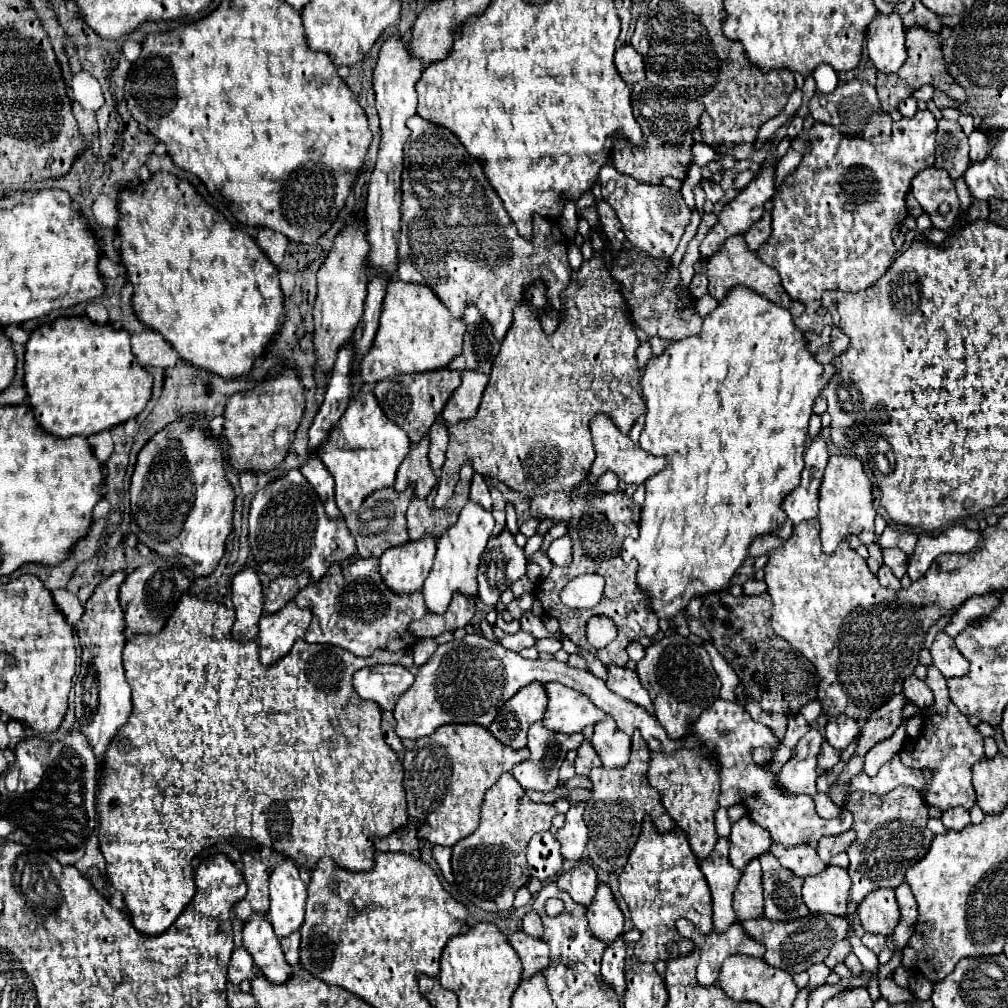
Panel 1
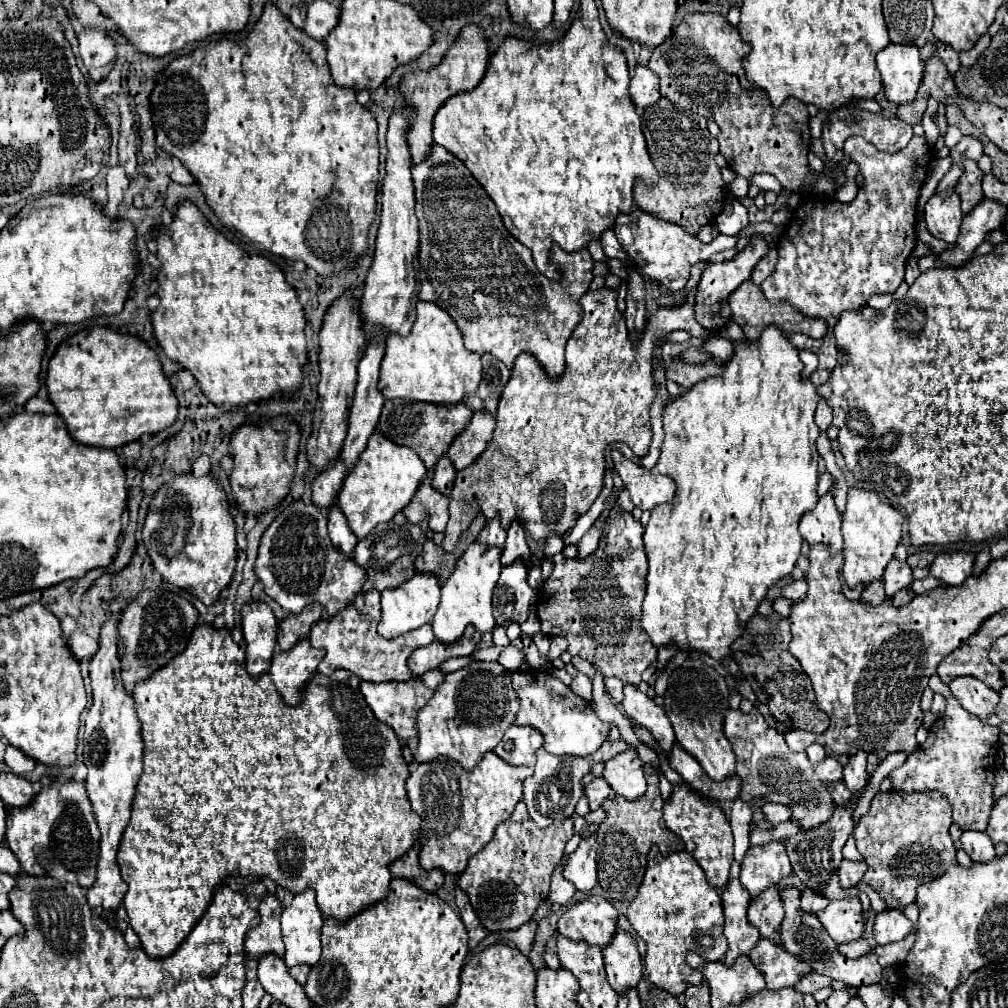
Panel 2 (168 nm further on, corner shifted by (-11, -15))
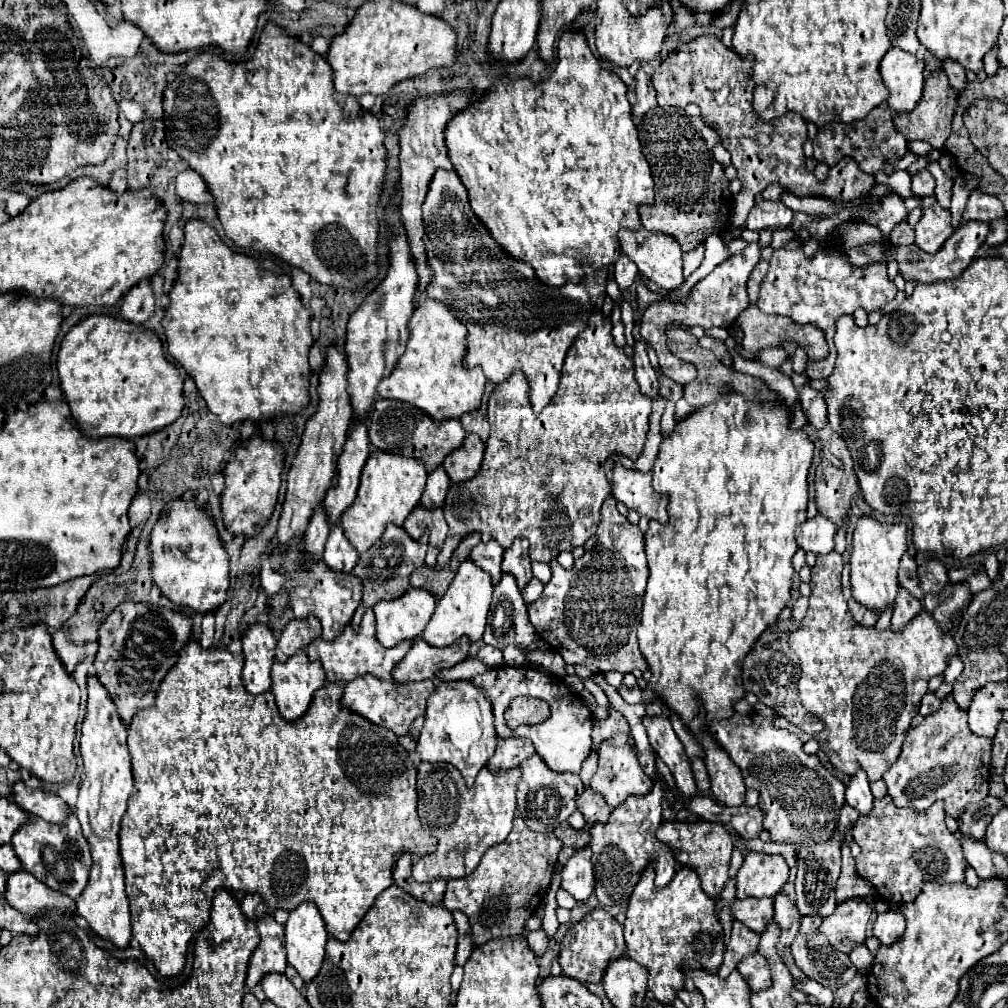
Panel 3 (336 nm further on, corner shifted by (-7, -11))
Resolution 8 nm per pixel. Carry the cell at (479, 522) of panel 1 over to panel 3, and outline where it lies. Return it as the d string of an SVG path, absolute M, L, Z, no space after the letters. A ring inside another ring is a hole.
M466 559L466 563L462 563L462 567L458 569L458 575L454 577L454 583L446 591L446 595L442 595L442 599L436 603L436 611L424 631L424 641L430 643L432 647L448 647L456 643L462 635L466 635L470 643L476 643L478 639L482 639L486 617L490 611L490 601L492 601L490 575L476 567L470 559Z

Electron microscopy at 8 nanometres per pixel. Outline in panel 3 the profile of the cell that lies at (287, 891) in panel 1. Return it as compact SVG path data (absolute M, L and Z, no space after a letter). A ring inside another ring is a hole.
M302 903L290 913L286 923L286 953L288 963L300 973L308 985L320 971L328 933L324 919L314 903Z

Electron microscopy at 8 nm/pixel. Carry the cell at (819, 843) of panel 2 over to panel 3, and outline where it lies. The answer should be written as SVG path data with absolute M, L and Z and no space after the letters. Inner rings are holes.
M838 831L830 843L798 847L798 877L796 877L796 907L804 917L828 917L836 909L834 887L840 875L840 839Z

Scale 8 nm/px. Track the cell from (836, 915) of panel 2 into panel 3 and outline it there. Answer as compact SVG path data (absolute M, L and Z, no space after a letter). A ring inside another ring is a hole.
M850 899L850 903L840 903L836 911L822 921L820 933L828 937L834 949L850 953L864 943L870 915L872 907L864 899Z

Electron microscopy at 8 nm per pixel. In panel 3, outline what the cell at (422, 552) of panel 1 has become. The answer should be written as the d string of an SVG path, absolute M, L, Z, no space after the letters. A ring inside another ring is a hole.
M410 589L394 601L376 603L376 639L386 649L396 647L400 641L414 641L424 633L434 607L436 599L428 591L418 589Z

